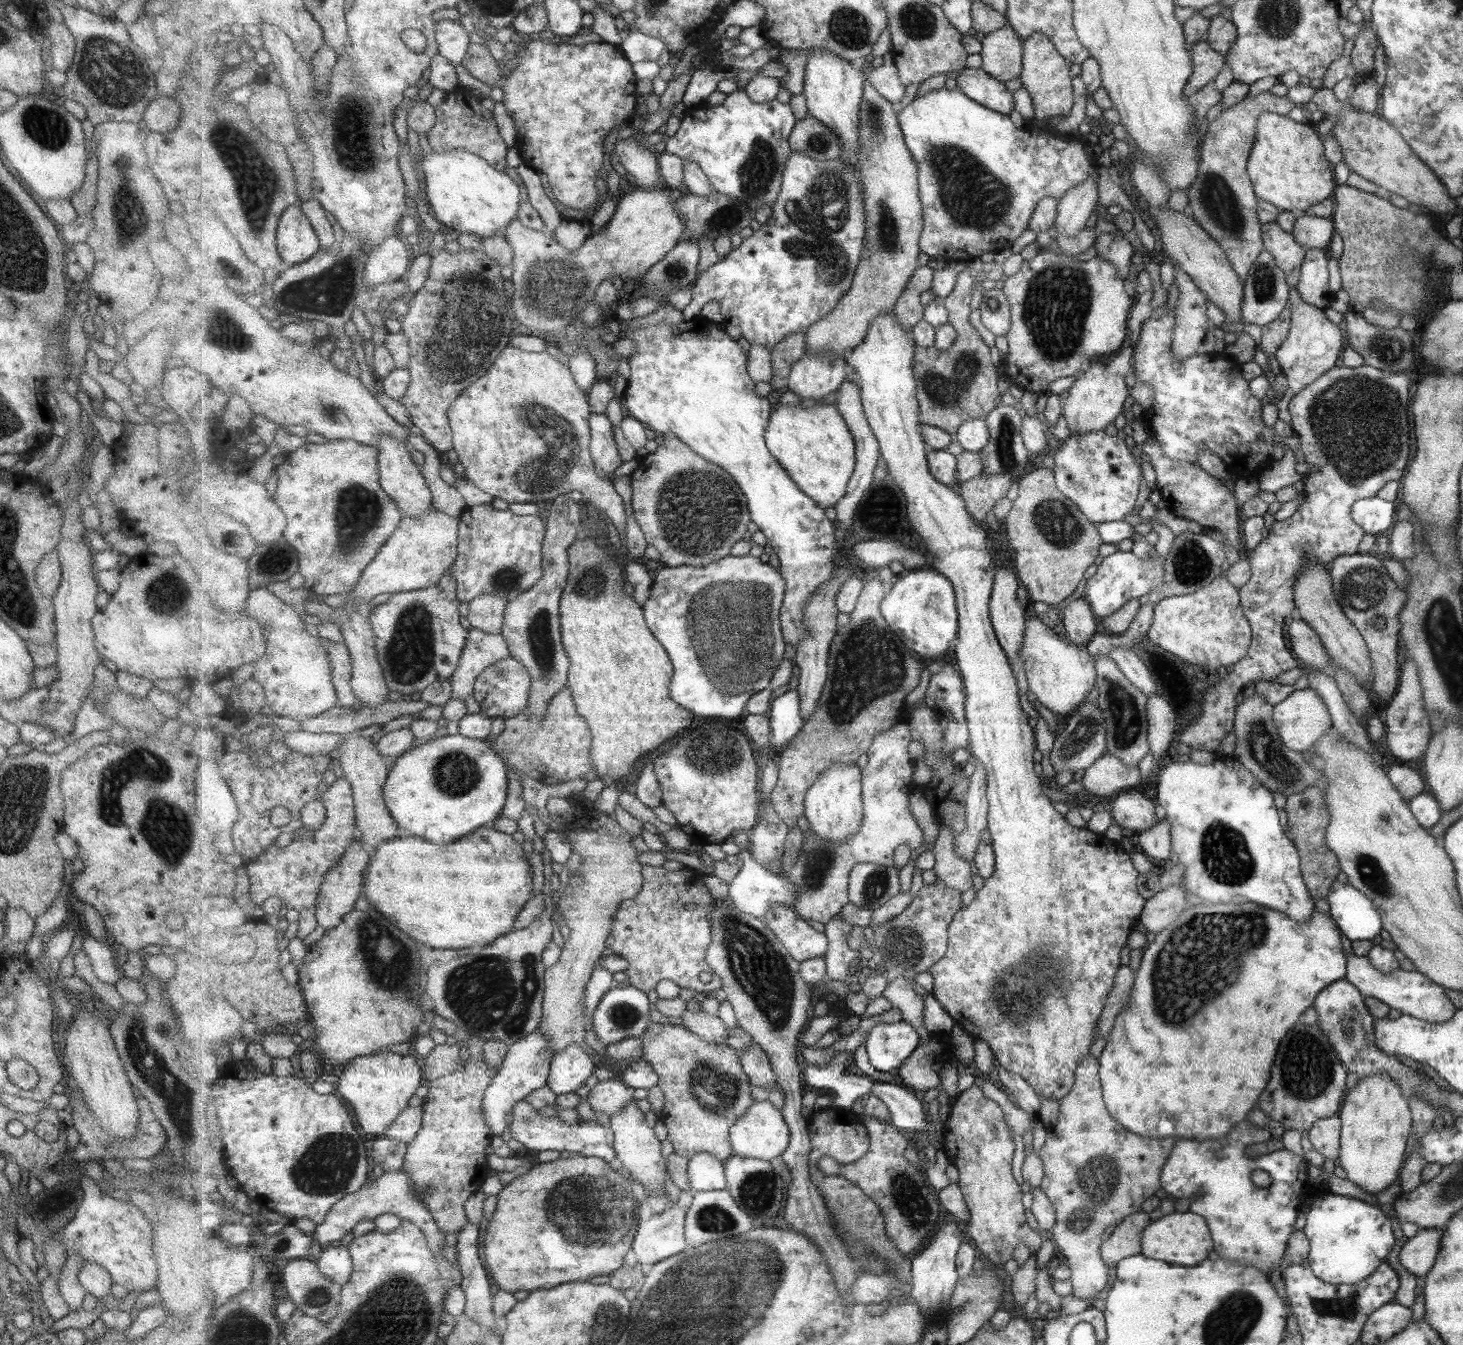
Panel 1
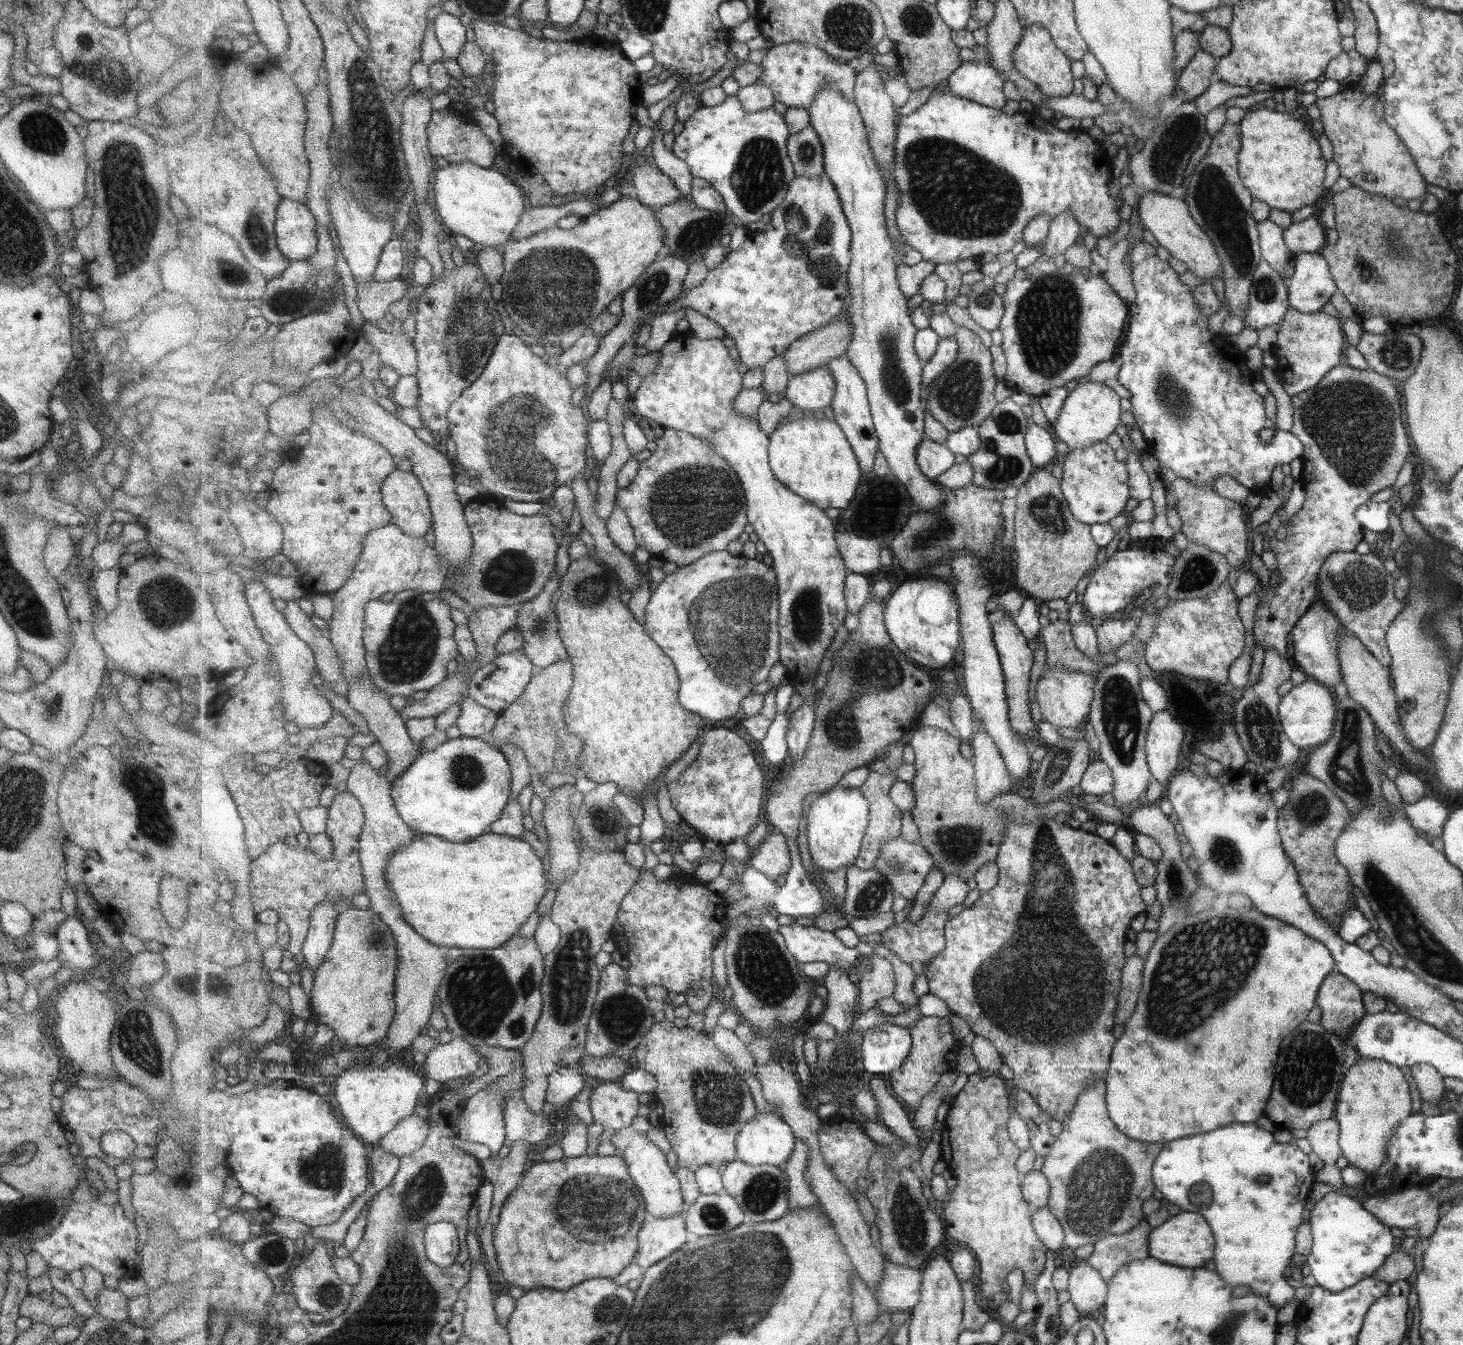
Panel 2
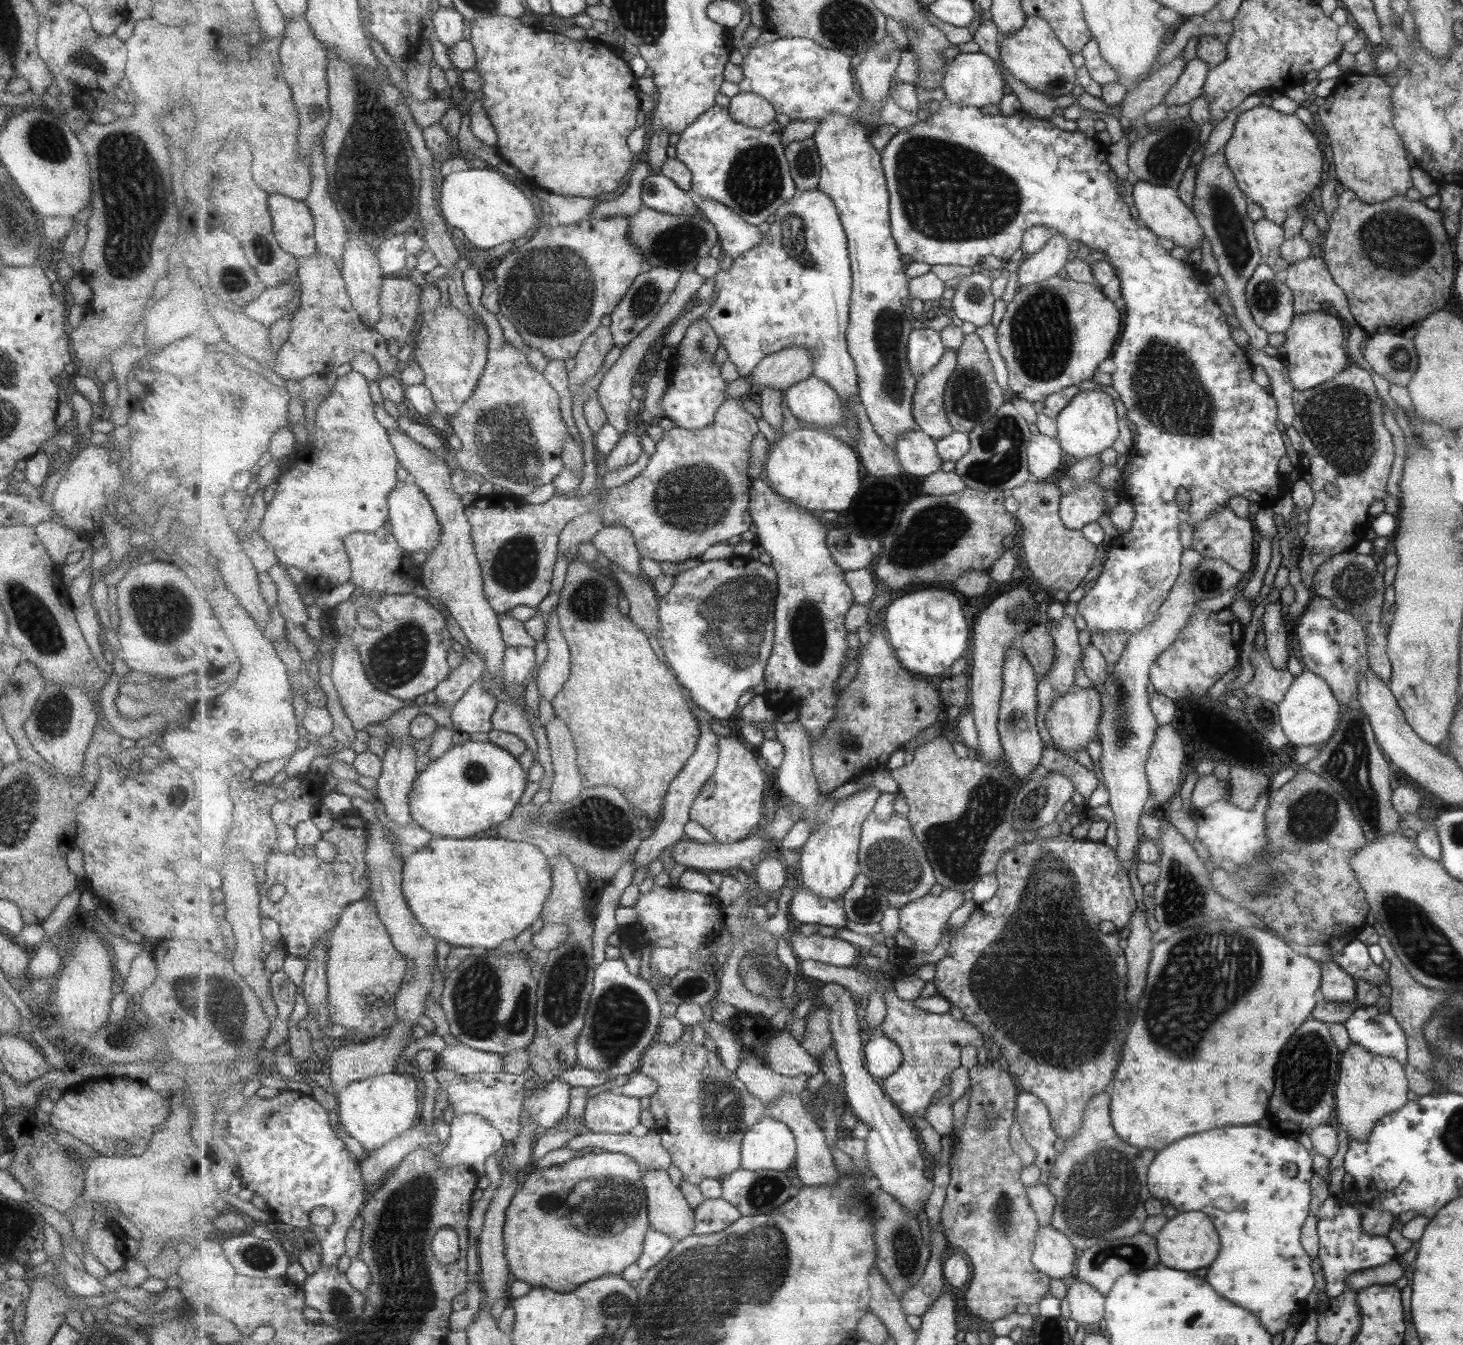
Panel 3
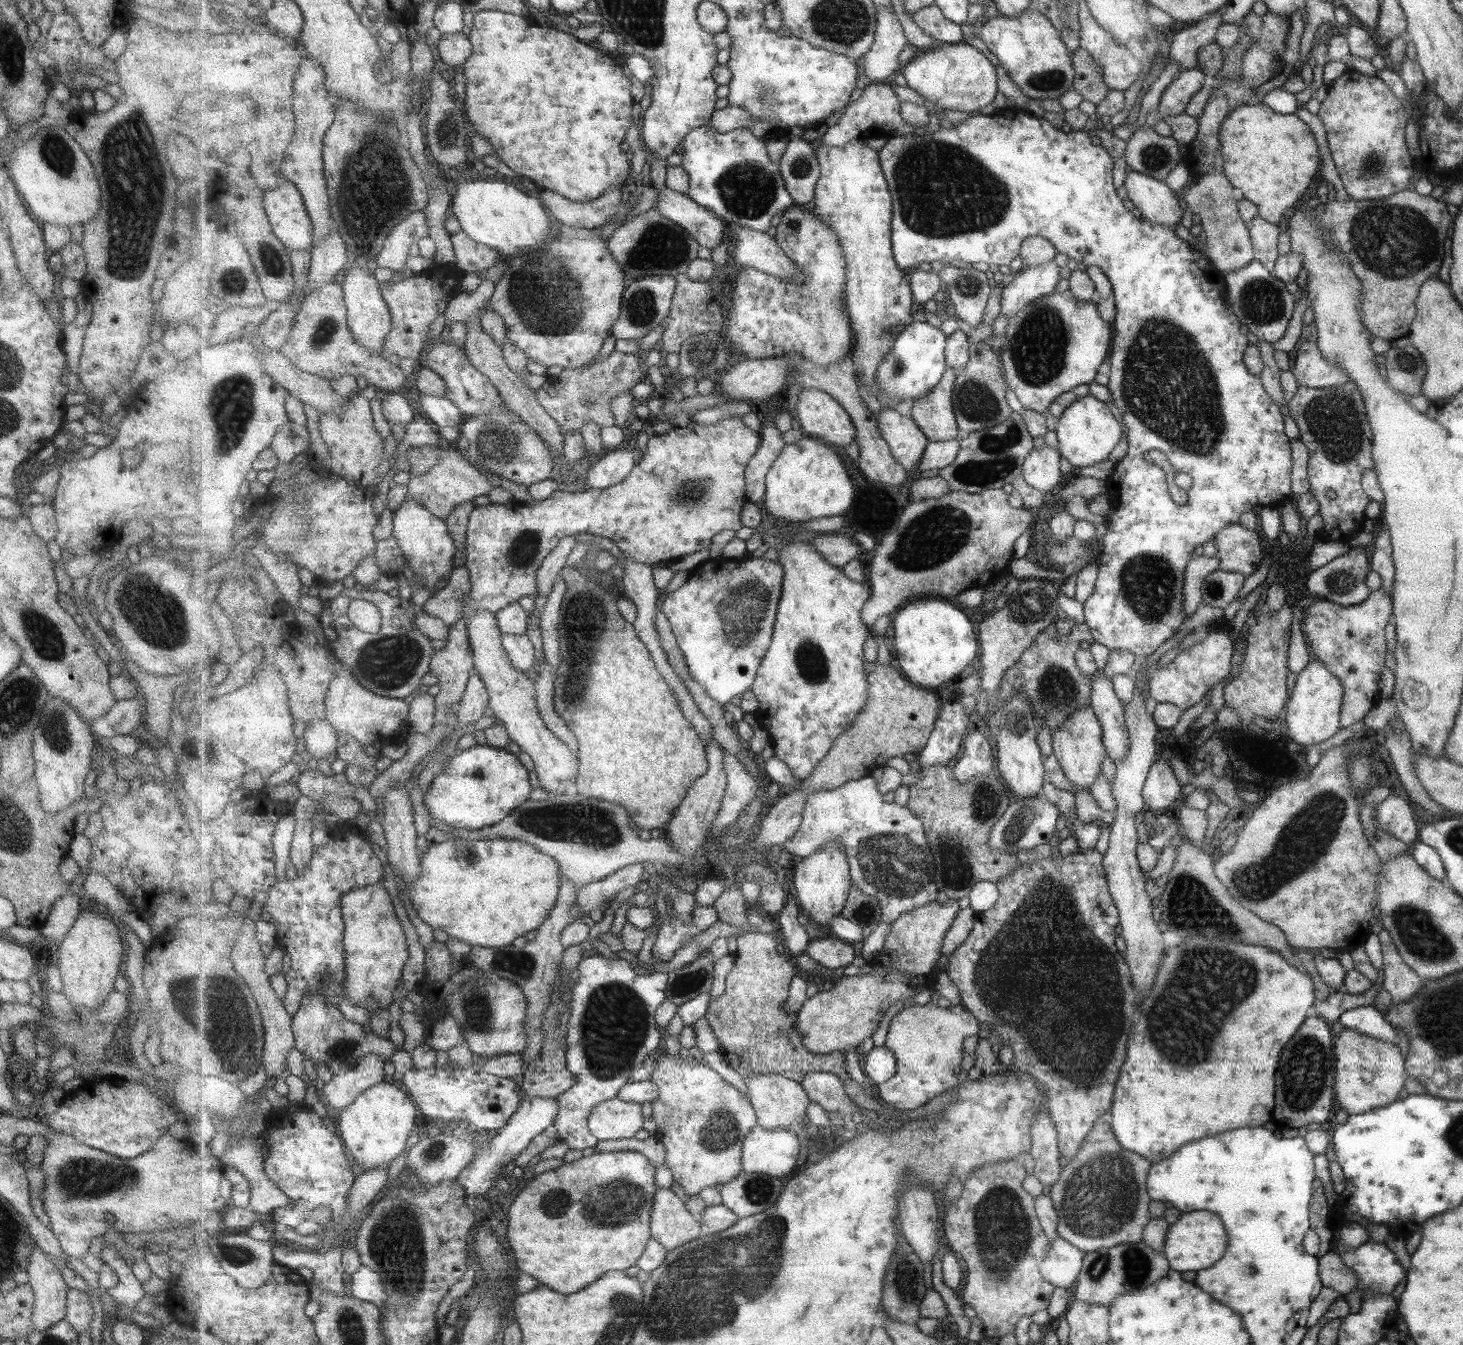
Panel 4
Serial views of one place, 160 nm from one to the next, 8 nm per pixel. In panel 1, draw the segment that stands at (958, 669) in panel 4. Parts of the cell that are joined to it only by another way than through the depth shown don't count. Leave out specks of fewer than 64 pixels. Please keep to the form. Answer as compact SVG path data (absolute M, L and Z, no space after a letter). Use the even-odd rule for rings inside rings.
M932 567L910 572L889 587L882 604L882 614L902 641L923 658L939 656L941 660L951 642L958 640L960 616L956 590L944 574Z

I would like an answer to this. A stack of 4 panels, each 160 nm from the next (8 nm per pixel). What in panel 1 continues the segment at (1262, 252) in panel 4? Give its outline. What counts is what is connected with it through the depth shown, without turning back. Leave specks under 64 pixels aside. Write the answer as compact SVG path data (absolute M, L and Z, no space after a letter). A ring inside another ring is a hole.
M1275 221L1265 223L1262 229L1265 250L1284 271L1285 283L1295 287L1299 282L1299 269L1305 250L1294 242L1290 233L1283 232Z

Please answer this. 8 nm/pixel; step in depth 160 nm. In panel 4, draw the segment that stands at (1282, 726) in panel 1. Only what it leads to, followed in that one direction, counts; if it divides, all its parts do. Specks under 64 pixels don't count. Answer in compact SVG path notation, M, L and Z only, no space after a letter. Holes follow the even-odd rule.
M1311 657L1296 676L1289 702L1286 703L1288 736L1297 745L1309 746L1331 738L1340 729L1340 709L1344 688L1340 680L1317 658Z

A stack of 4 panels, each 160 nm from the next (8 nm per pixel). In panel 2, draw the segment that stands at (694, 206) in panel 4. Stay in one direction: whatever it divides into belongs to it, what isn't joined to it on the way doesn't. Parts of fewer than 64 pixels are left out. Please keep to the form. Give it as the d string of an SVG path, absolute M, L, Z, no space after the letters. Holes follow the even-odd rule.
M635 157L635 165L630 171L630 178L636 186L636 197L641 204L653 209L675 204L684 198L669 175L666 175L653 162Z

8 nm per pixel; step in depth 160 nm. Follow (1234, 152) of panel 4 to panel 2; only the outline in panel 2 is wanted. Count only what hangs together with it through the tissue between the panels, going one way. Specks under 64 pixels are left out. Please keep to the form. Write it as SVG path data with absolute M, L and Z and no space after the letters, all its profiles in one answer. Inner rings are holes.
M1263 106L1246 110L1237 126L1241 138L1240 151L1236 156L1240 181L1247 187L1253 199L1265 202L1271 207L1267 219L1284 229L1291 224L1291 213L1294 210L1313 204L1323 192L1321 182L1323 182L1325 160L1321 158L1319 146L1315 138L1309 134L1309 130L1297 120L1293 120L1289 113L1267 110Z

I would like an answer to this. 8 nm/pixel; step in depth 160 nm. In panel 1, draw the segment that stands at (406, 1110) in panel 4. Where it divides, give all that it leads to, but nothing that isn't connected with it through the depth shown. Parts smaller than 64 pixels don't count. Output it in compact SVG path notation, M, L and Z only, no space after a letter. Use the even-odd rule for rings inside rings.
M383 1049L371 1056L360 1056L349 1061L347 1068L341 1072L341 1077L335 1078L338 1083L337 1094L346 1101L348 1108L353 1111L359 1129L367 1137L384 1136L388 1128L394 1124L399 1115L409 1108L409 1100L415 1092L426 1084L422 1060L413 1054L401 1055Z

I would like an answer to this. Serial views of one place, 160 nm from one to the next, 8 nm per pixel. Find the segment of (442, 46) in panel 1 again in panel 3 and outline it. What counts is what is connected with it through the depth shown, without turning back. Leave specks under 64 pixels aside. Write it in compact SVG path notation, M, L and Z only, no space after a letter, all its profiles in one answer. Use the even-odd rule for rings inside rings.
M440 8L432 17L434 37L447 48L463 41L465 32L465 18L461 12L453 8Z

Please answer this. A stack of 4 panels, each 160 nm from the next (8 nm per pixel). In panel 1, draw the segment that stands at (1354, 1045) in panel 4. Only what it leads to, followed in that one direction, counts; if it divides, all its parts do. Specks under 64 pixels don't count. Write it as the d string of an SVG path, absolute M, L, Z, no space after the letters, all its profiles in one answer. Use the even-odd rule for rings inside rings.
M1375 1073L1357 1079L1341 1103L1338 1154L1345 1178L1360 1186L1367 1194L1375 1195L1391 1184L1399 1174L1405 1140L1412 1130L1412 1113L1408 1098L1398 1084L1385 1073Z

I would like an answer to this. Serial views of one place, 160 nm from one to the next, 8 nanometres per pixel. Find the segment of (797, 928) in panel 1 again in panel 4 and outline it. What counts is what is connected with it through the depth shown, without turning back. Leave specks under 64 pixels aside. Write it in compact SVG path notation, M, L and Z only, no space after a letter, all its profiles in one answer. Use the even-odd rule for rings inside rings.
M831 934L811 942L804 953L809 954L817 963L828 969L851 966L857 956L857 950L851 943Z

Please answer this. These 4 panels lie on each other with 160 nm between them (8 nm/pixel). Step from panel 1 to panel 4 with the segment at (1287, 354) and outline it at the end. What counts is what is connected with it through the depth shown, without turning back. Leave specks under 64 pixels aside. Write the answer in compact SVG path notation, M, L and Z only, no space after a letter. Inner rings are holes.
M1313 323L1302 325L1300 337L1289 356L1289 370L1294 374L1299 387L1331 388L1348 381L1347 375L1320 353Z

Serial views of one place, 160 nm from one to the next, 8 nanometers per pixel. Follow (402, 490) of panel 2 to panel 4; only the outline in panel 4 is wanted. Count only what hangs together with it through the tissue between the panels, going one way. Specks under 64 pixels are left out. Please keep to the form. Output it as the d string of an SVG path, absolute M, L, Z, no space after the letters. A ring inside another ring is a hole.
M404 501L393 516L392 536L397 538L408 566L412 572L422 579L423 586L437 590L439 582L447 576L452 576L453 559L455 558L455 540L451 538L447 524L436 515L425 509L421 503L415 501Z

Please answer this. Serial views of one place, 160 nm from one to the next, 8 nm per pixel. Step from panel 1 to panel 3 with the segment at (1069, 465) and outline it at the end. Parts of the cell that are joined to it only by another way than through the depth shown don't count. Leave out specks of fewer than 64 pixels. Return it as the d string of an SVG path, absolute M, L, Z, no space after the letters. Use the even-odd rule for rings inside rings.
M1096 454L1096 456L1088 456L1087 458L1075 461L1065 473L1070 480L1074 480L1075 490L1065 496L1061 496L1059 499L1058 516L1063 527L1069 530L1081 531L1091 522L1096 522L1101 514L1105 515L1107 512L1107 509L1105 509L1105 495L1103 495L1105 489L1094 484L1092 481L1092 478L1097 478L1101 468L1098 456L1099 454Z

